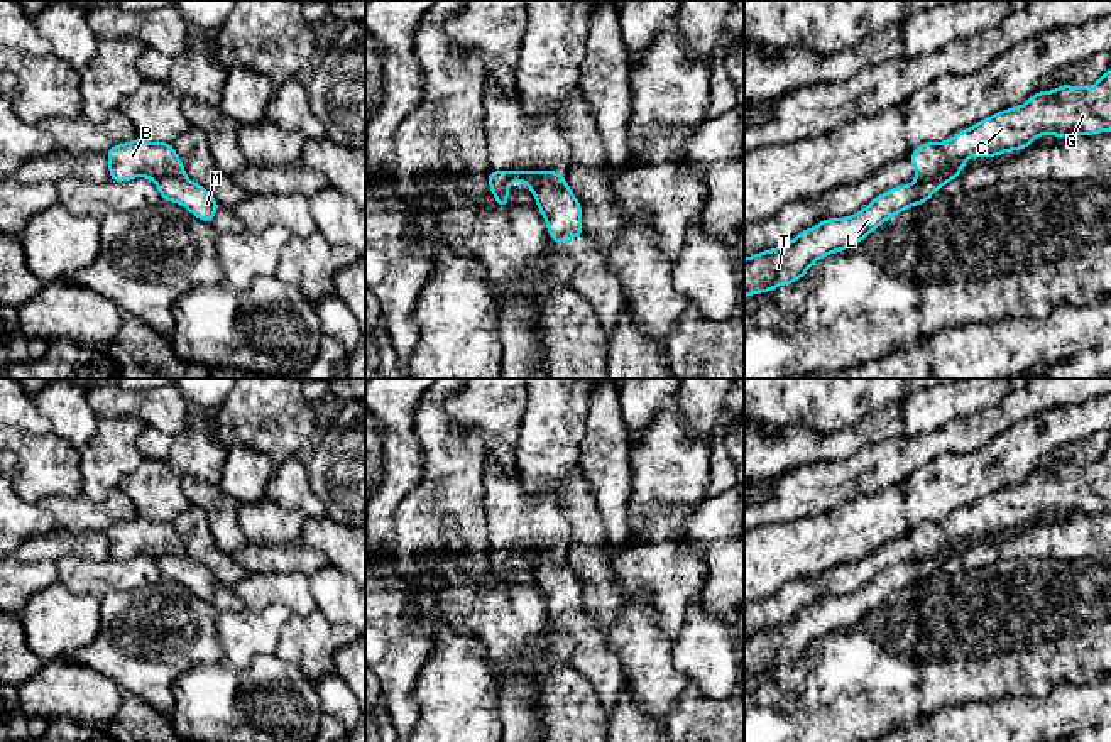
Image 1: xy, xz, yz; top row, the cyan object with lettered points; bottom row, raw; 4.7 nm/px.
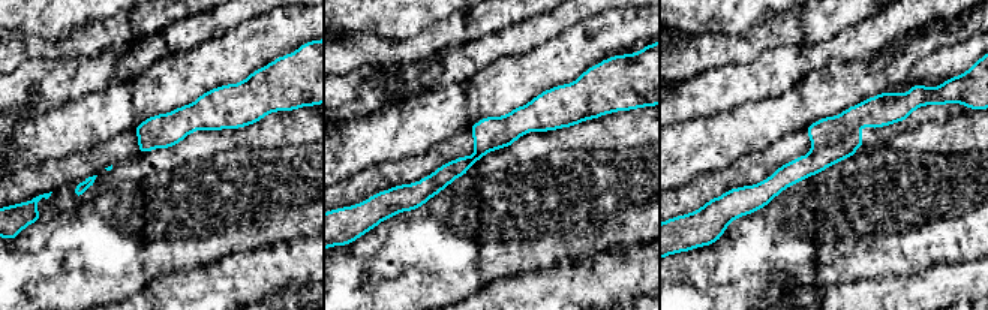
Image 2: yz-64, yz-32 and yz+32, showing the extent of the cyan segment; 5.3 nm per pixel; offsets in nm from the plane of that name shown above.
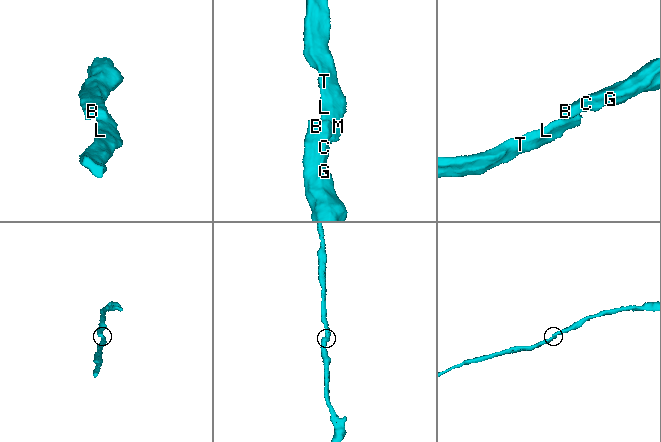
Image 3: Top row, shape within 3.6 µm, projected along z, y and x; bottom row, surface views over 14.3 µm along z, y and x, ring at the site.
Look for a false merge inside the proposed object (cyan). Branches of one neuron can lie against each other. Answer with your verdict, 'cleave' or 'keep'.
cleave

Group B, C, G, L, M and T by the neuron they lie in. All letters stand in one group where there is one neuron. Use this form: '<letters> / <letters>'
B C G / L M T

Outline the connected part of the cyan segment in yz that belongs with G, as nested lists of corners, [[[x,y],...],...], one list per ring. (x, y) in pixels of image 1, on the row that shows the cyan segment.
[[[1111,68],[1091,86],[1060,85],[1033,93],[1025,105],[989,115],[944,142],[923,142],[908,159],[923,183],[962,166],[971,157],[1021,150],[1038,135],[1070,139],[1111,132]]]

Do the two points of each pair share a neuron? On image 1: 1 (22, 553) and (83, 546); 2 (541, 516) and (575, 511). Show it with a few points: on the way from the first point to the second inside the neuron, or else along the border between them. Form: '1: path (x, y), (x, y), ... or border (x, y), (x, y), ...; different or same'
1: path (38, 546), (68, 546); same
2: border (553, 496), (570, 531), (570, 546), (563, 553); different

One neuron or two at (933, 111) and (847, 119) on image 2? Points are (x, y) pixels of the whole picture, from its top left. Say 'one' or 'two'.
two

